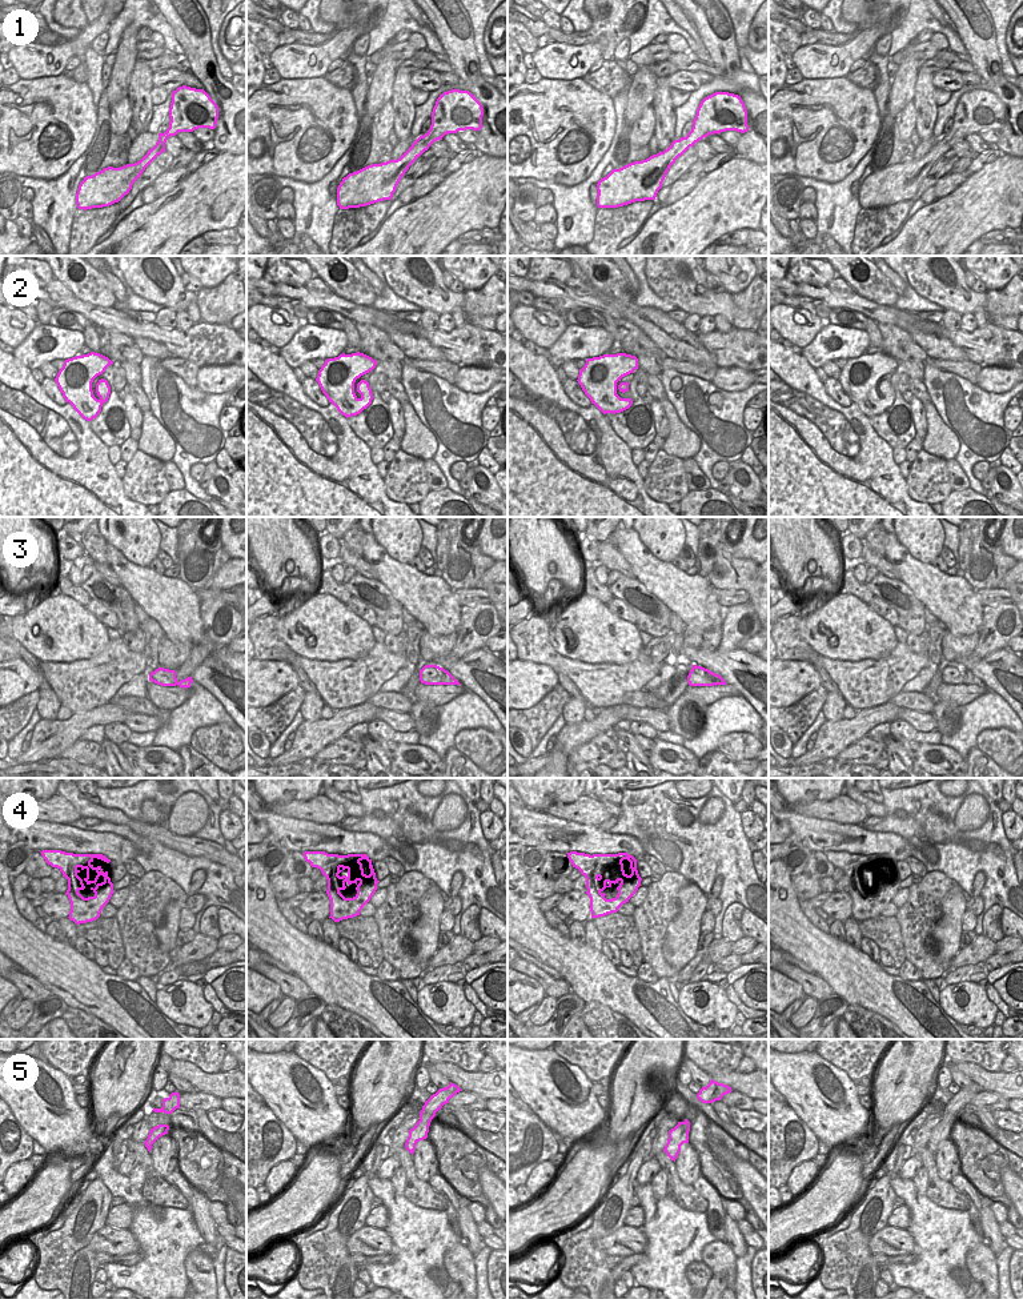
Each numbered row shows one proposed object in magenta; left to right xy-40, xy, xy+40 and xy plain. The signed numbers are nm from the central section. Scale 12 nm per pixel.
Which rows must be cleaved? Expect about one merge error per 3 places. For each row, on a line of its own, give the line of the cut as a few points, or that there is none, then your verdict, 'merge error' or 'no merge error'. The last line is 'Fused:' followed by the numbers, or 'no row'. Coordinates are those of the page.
1: cut none; no merge error
2: cut none; no merge error
3: cut xy (445, 670), (440, 684); merge error
4: cut none; no merge error
5: cut none; no merge error
Fused: 3

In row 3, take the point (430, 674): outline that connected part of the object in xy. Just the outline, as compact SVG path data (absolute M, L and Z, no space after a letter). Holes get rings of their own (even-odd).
M425 665L420 670L420 681L421 683L425 683L425 685L441 685L444 671L445 669L437 665Z

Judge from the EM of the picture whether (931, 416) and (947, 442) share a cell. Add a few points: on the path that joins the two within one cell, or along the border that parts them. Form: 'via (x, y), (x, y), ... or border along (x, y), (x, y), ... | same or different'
via (934, 423), (941, 436) | same

